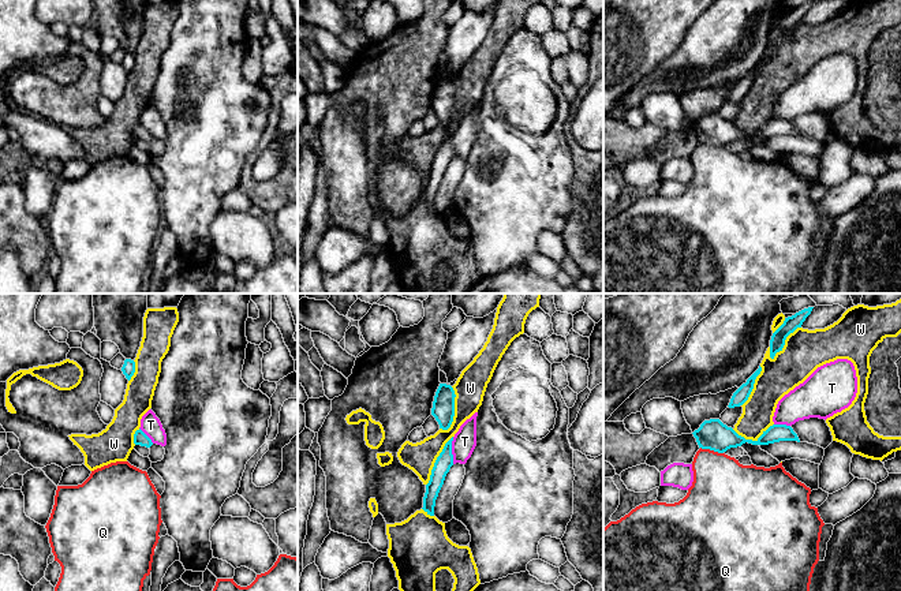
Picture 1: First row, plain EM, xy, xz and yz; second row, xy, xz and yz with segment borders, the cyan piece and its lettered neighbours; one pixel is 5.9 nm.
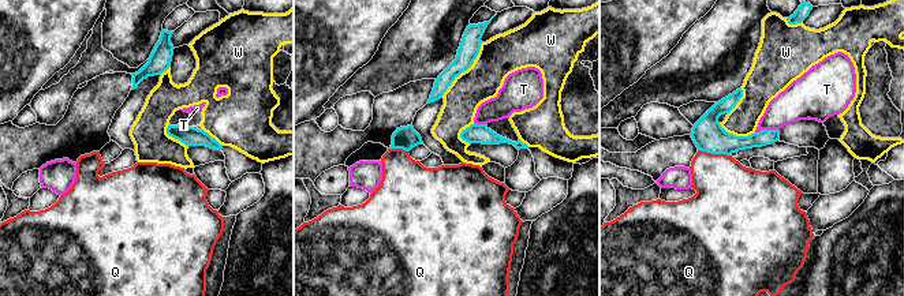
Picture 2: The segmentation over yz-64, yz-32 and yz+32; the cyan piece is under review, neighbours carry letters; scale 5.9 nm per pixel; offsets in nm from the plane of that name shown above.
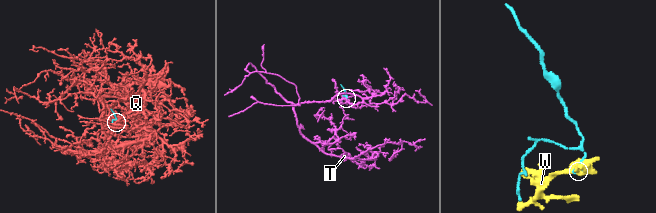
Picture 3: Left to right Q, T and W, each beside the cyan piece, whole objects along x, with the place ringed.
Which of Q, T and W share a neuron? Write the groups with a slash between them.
Q / T / W

